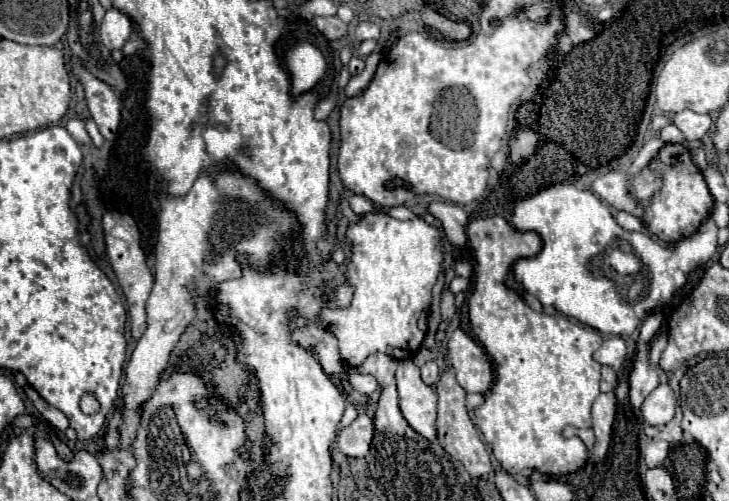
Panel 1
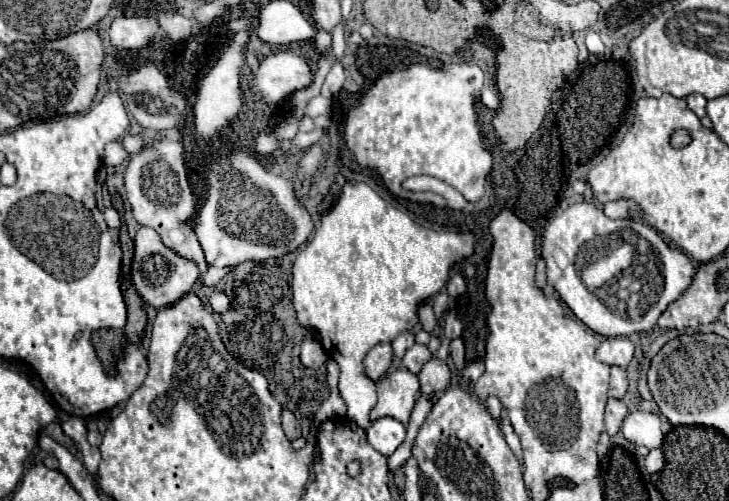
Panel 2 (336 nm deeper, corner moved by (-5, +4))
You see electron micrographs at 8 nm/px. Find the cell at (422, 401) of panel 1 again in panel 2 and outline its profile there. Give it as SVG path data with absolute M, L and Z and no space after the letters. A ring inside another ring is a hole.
M397 368L377 382L377 404L369 412L369 420L391 416L407 426L411 410L419 398L419 378L407 368Z

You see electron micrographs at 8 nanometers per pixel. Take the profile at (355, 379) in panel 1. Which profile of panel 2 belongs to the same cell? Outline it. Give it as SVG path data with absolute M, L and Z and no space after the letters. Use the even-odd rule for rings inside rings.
M403 332L403 334L399 334L399 336L393 340L393 344L391 344L391 348L393 348L393 356L395 356L395 358L403 358L405 352L407 352L413 344L415 344L415 340L413 340L413 334L411 334L411 332Z

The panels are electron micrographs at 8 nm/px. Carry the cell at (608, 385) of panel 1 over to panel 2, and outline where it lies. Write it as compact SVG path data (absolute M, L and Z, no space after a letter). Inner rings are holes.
M611 366L611 384L609 384L609 396L623 398L627 394L627 374L619 366Z

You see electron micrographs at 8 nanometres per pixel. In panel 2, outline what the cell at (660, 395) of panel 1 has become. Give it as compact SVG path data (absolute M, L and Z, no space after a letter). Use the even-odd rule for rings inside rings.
M637 410L633 414L629 414L623 420L621 426L623 436L637 444L637 446L647 446L647 448L657 448L663 444L663 432L661 432L661 420L657 414L653 412L645 412L645 410Z

